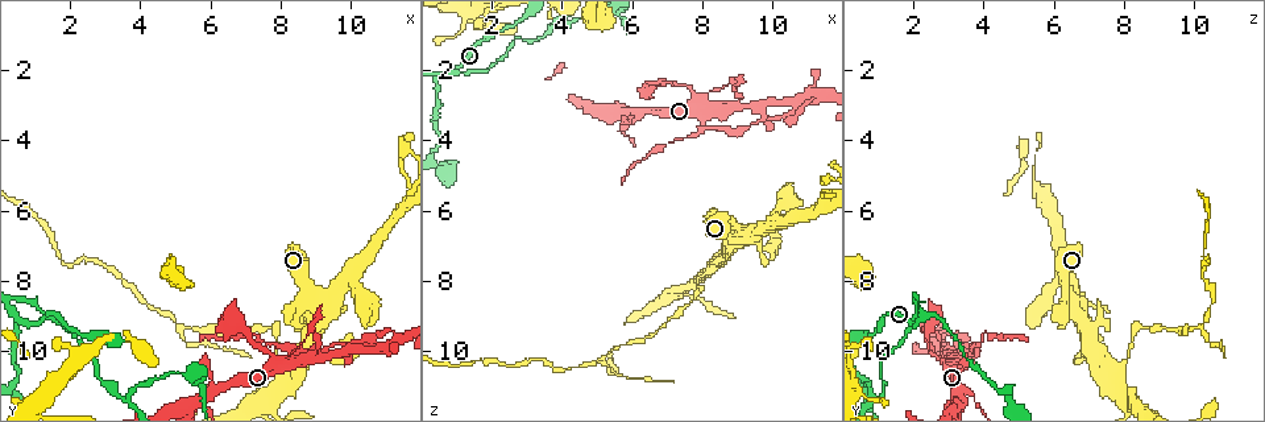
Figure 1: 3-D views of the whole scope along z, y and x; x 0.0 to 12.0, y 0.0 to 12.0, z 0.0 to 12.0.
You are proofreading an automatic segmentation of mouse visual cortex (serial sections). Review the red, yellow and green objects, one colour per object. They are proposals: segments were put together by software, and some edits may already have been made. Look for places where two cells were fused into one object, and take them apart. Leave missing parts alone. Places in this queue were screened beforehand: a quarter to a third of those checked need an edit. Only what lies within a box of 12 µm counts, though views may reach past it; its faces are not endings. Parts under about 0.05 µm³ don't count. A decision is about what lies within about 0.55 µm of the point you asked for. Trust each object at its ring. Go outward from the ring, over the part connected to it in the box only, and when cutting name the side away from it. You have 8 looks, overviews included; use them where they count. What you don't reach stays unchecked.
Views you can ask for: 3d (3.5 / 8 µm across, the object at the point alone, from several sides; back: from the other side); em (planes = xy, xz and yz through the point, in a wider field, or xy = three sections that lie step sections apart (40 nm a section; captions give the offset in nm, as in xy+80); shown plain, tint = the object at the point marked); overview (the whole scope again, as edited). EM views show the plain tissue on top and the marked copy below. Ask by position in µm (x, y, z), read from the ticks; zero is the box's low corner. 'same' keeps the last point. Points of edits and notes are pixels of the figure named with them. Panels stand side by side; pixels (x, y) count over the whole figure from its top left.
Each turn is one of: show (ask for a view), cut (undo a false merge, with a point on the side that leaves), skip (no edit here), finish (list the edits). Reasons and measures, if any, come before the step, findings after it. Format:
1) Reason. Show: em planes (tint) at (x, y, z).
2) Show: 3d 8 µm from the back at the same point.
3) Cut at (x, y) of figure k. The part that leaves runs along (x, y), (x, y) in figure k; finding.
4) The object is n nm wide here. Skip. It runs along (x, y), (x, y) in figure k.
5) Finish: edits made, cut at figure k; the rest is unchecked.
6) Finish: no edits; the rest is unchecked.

Abrupt turn. Show: 3d 3.5 µm at (6.5, 9.1, 2.5).

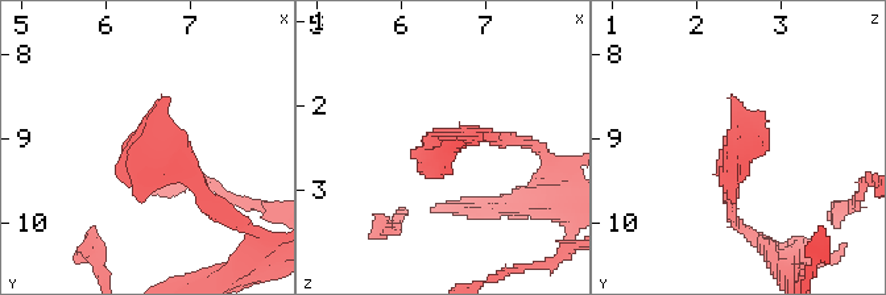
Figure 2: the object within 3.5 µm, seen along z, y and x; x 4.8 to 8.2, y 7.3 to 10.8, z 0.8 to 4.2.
Now the EM. Show: em xy step 5 (tint) at (6.55, 9.15, 2.45).

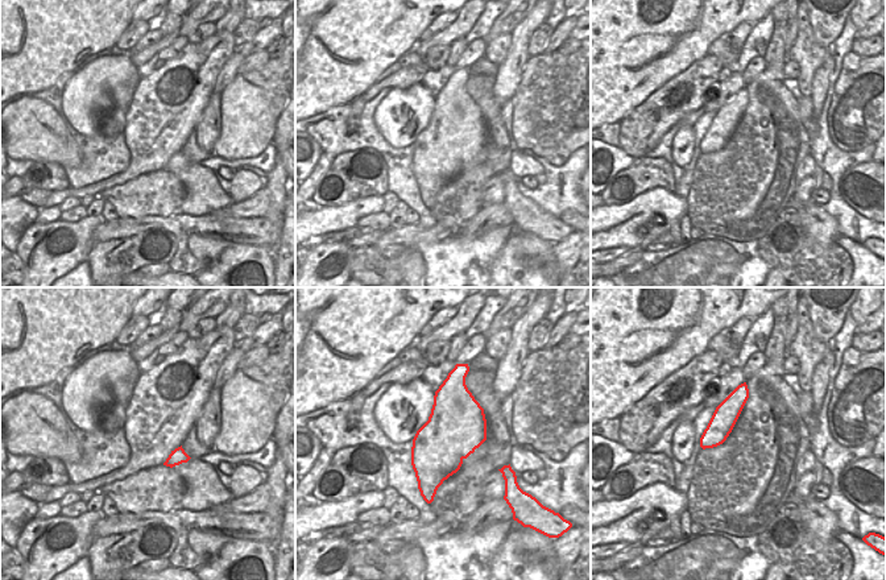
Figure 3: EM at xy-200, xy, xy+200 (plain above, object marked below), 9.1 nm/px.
The object is 550 nm wide here. Skip. It runs along (744, 388), (717, 431), (704, 444) in figure 3; all the same cell.

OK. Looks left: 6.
Three-way junction. Show: 3d 3.5 µm from the back at (6.0, 11.1, 3.2).

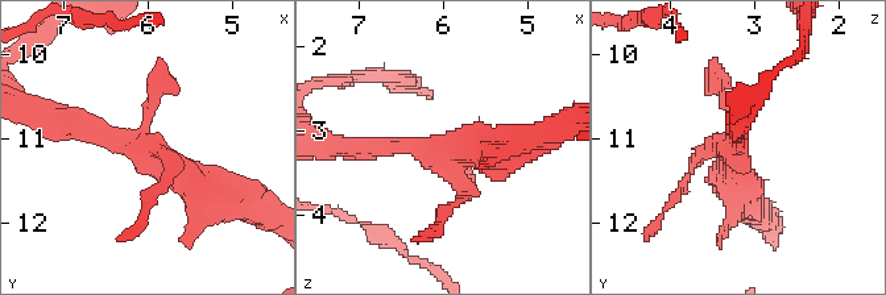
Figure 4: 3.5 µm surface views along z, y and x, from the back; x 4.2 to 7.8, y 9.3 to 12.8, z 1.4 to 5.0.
Shape alone is not enough. Show: em xy step 5 (tint) at (6.10, 11.10, 3.25).

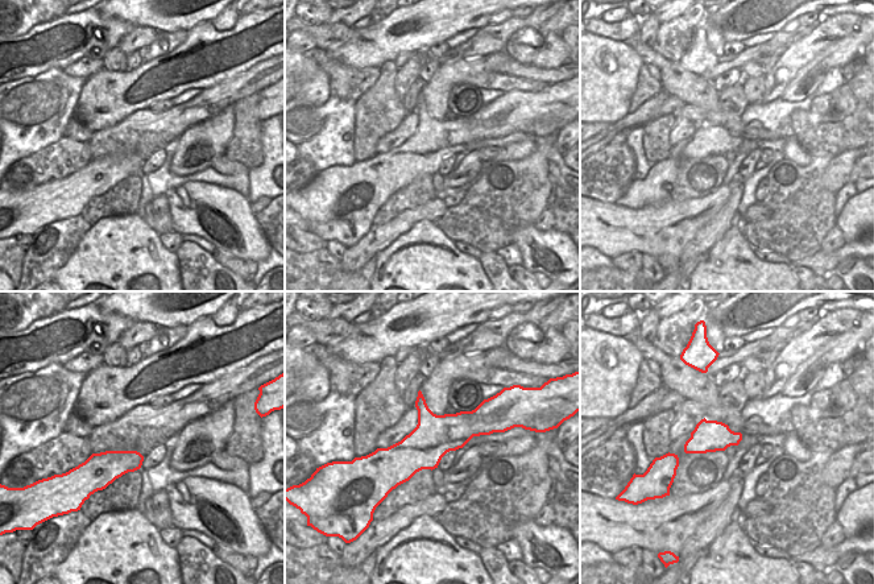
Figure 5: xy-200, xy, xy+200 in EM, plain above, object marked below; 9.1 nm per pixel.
Skip. It runs along (488, 426), (378, 456) in figure 5; one cell here.

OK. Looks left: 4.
Three arms meet. Show: 3d 3.5 µm at (9.6, 10.0, 3.0).

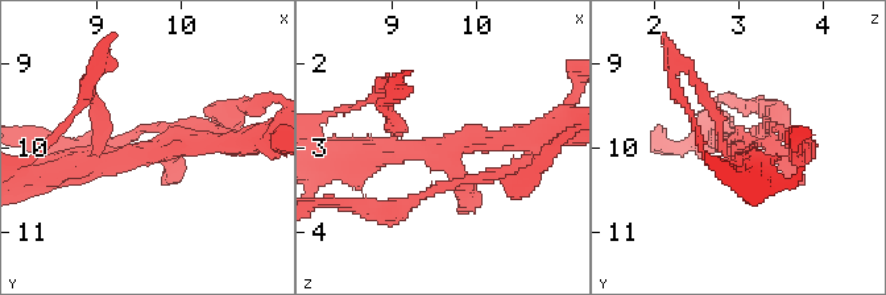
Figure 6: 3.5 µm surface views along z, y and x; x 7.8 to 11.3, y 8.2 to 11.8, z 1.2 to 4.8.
Show: em xy step 2 (tint) at (9.60, 10.00, 3.05).

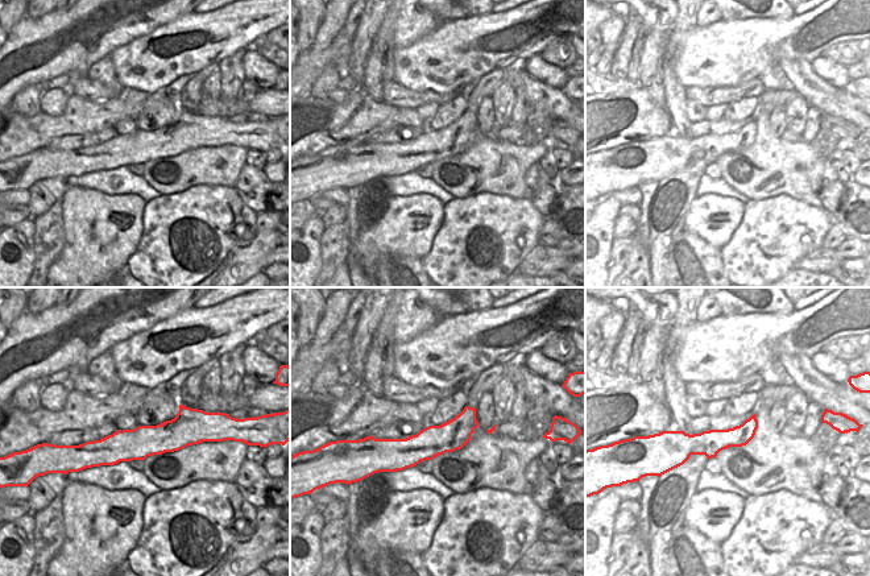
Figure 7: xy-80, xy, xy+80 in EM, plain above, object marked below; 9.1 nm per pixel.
Cut at (114, 141) of figure 6. The part that leaves runs along (456, 179), (392, 212), (343, 203) in figure 6; a second cell is stuck on.

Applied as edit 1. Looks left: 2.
Finish: edits made, cut at figure 6; the rest is unchecked.

